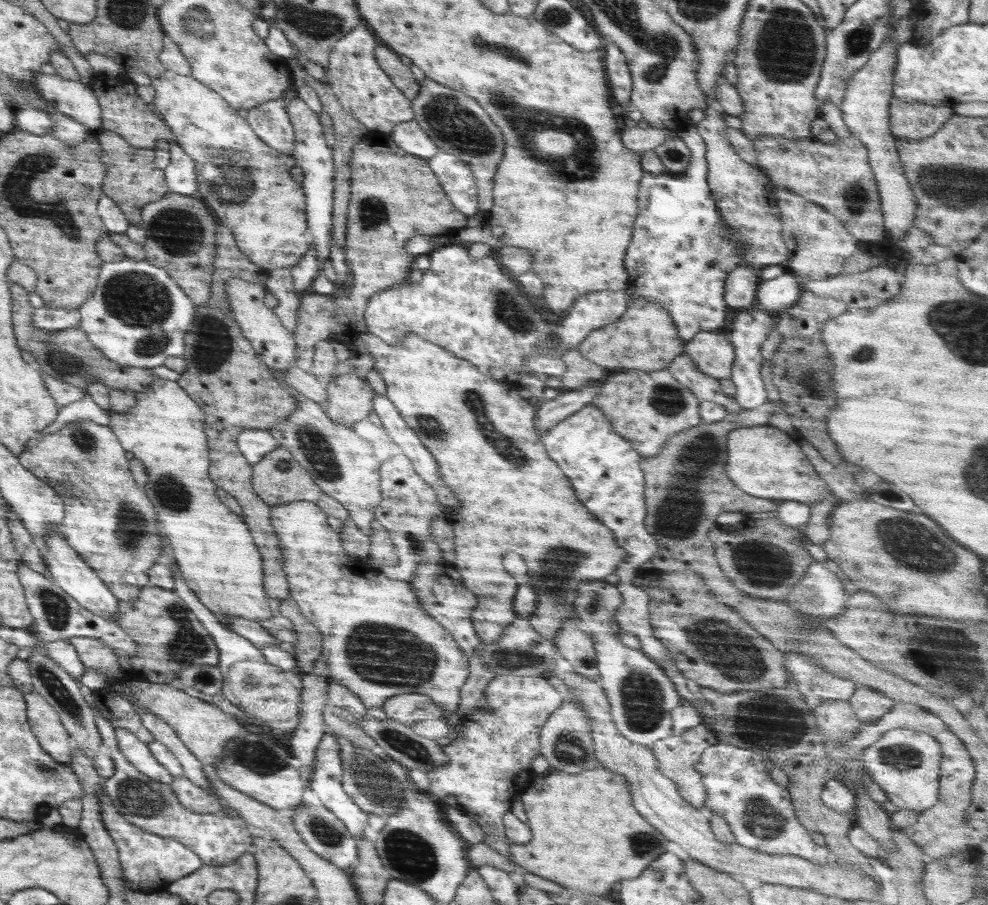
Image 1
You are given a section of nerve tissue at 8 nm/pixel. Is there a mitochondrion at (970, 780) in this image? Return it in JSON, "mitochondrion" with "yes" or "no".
{"mitochondrion":"no"}

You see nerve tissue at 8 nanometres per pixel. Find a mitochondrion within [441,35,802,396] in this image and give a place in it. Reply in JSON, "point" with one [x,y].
{"point":[524,123]}

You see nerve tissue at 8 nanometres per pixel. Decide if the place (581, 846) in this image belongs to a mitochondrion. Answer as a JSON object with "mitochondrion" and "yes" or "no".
{"mitochondrion":"no"}

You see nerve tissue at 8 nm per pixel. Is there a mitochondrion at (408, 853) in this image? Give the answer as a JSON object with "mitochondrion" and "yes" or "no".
{"mitochondrion":"yes"}

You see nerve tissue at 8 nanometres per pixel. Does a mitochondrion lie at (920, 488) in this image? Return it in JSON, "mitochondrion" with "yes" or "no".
{"mitochondrion":"no"}

